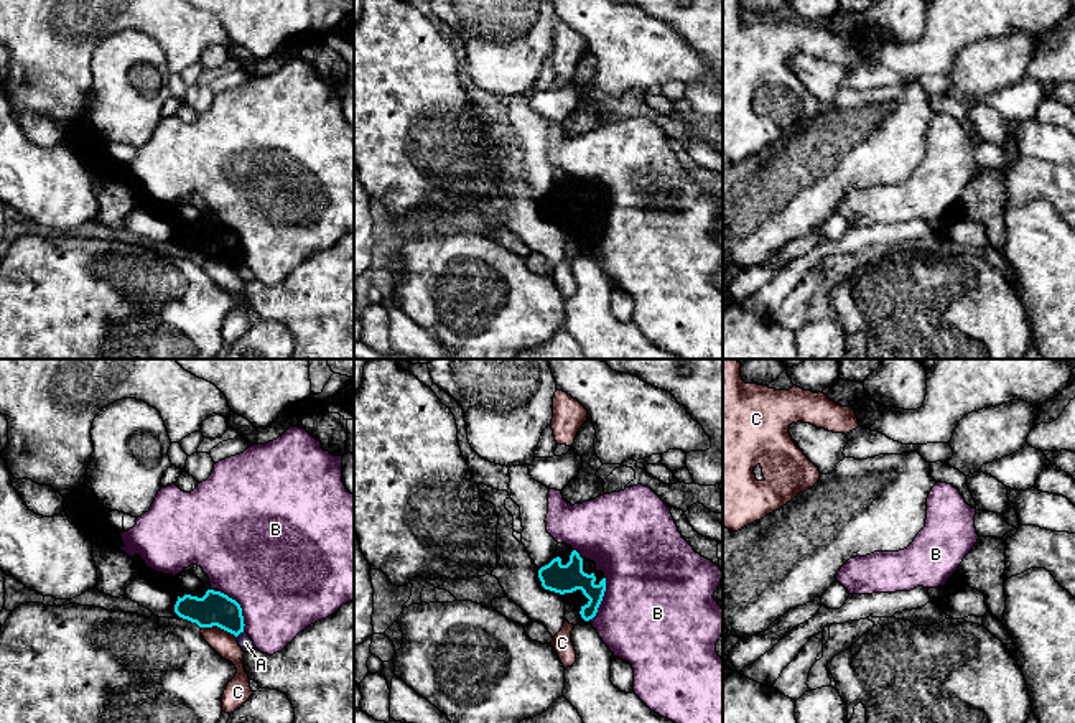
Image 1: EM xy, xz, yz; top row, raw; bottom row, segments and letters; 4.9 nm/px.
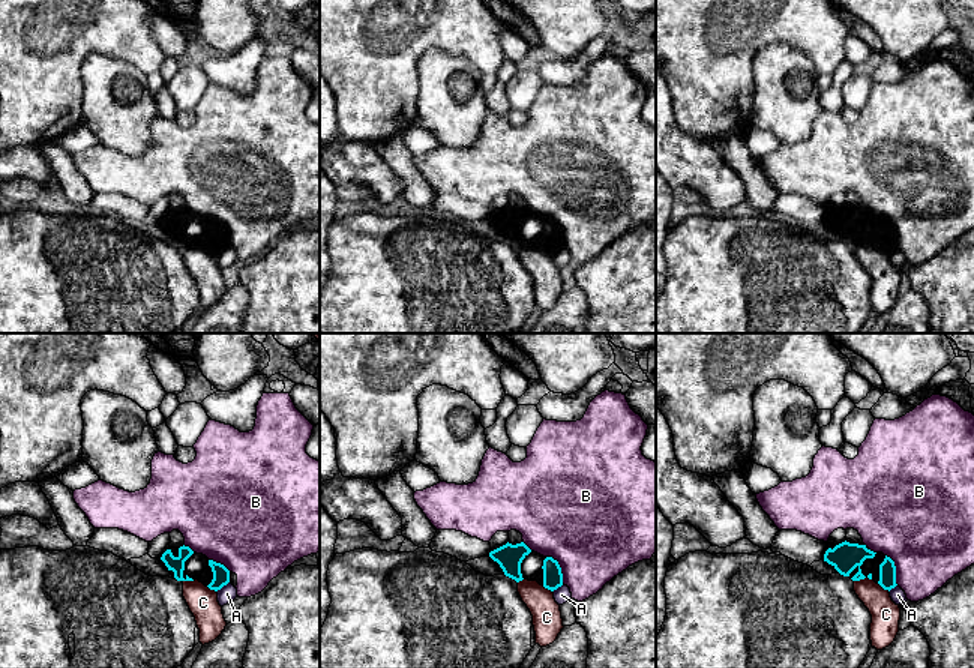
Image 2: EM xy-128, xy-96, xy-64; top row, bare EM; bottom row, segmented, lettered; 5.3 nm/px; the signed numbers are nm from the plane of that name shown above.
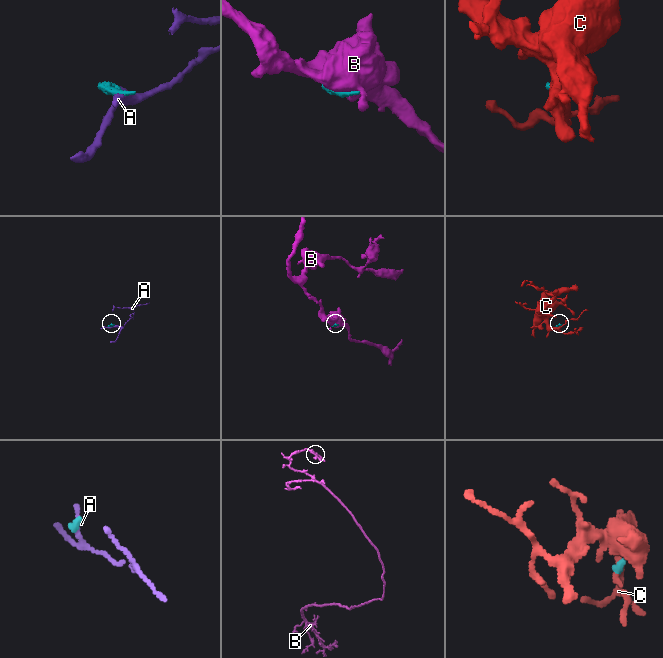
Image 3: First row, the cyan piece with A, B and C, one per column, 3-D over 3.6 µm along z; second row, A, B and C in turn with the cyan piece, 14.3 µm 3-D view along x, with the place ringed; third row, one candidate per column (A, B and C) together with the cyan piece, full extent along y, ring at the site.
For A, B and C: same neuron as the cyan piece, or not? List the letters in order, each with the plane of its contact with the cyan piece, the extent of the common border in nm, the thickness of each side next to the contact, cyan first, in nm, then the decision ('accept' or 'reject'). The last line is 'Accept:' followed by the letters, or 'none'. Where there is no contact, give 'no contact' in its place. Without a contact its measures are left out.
A: contact in xy; length 50 nm; calibres 170 and 70 nm; reject
B: contact in xy; length 240 nm; calibres 170 and 500 nm; reject
C: contact in xy; length 190 nm; calibres 170 and 120 nm; reject
Accept: none

